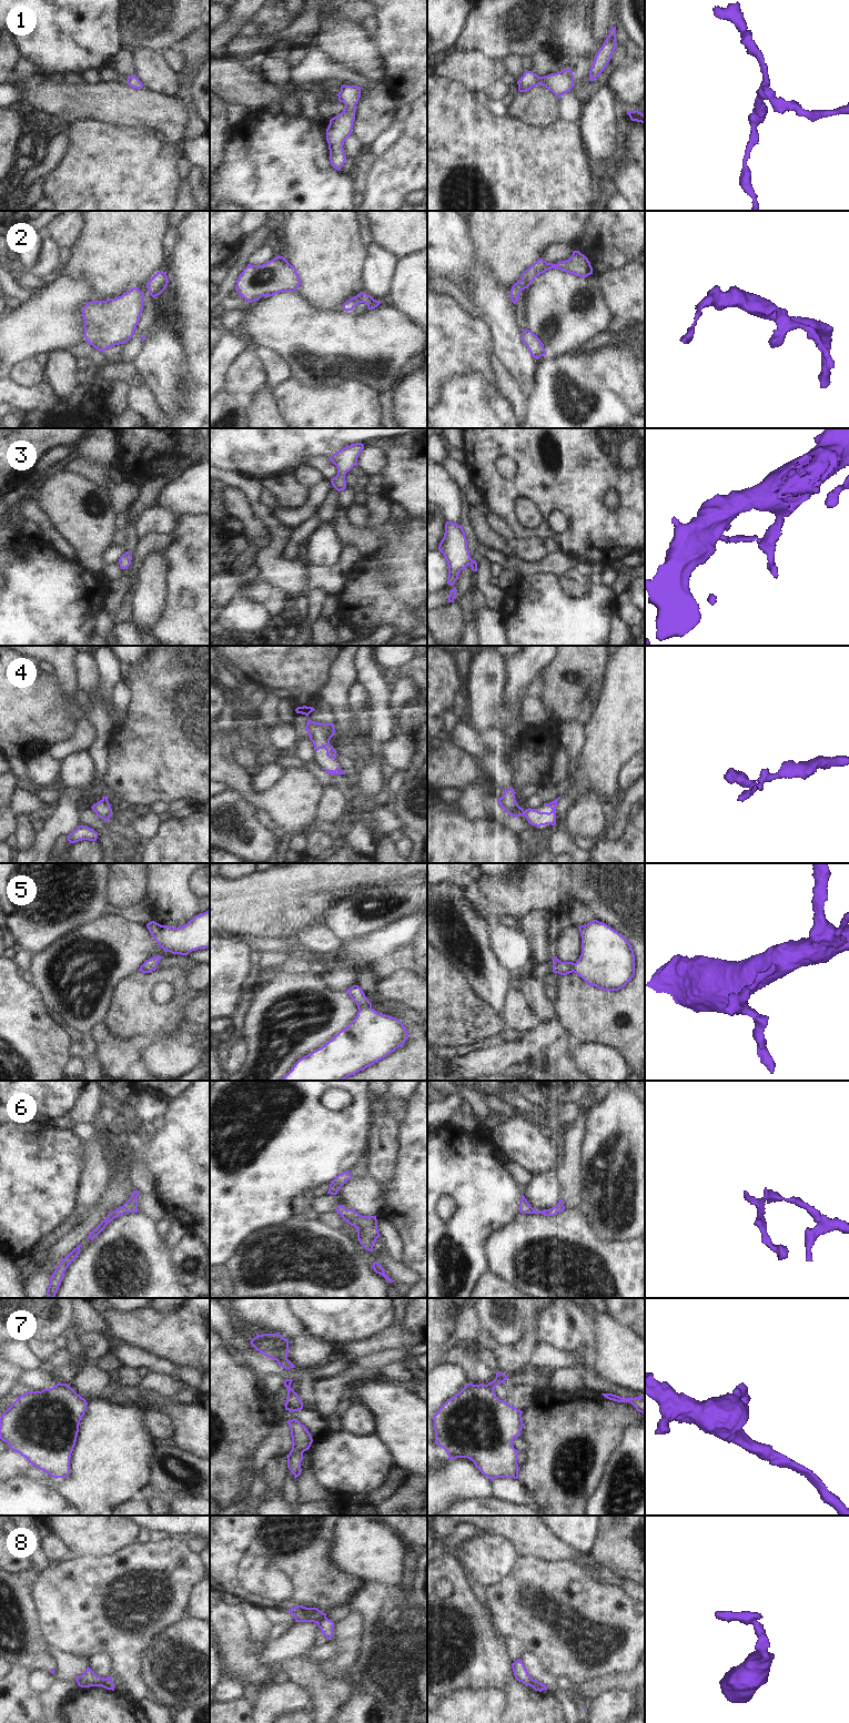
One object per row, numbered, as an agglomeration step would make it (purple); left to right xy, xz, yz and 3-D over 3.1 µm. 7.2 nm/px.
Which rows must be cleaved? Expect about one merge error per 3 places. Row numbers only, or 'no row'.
7, 8

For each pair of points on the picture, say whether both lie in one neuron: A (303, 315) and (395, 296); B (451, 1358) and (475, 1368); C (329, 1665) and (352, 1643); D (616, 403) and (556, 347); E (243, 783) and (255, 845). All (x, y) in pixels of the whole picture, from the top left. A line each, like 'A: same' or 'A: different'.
A: different
B: same
C: same
D: different
E: different

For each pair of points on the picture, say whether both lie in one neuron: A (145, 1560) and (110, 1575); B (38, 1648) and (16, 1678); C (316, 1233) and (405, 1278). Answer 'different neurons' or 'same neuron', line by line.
A: same neuron
B: different neurons
C: different neurons

